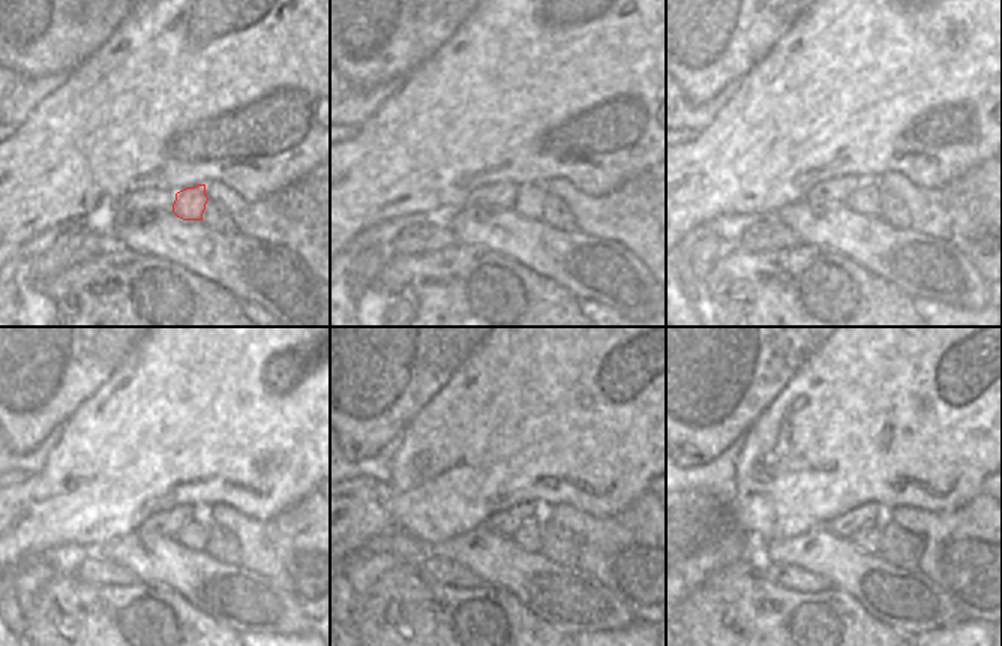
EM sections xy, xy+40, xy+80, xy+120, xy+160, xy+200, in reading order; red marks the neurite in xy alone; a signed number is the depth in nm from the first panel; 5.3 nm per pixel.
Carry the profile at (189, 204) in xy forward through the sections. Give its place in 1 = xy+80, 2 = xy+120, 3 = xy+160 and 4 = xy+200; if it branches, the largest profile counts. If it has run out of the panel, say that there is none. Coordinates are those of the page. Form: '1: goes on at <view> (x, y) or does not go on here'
1: goes on at xy+80 (866, 200)
2: goes on at xy+120 (194, 534)
3: goes on at xy+160 (527, 535)
4: goes on at xy+200 (866, 538)

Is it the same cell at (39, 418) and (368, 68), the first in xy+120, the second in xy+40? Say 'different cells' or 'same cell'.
same cell

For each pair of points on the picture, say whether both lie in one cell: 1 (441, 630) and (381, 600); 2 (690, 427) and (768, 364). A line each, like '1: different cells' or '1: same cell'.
1: same cell
2: same cell

